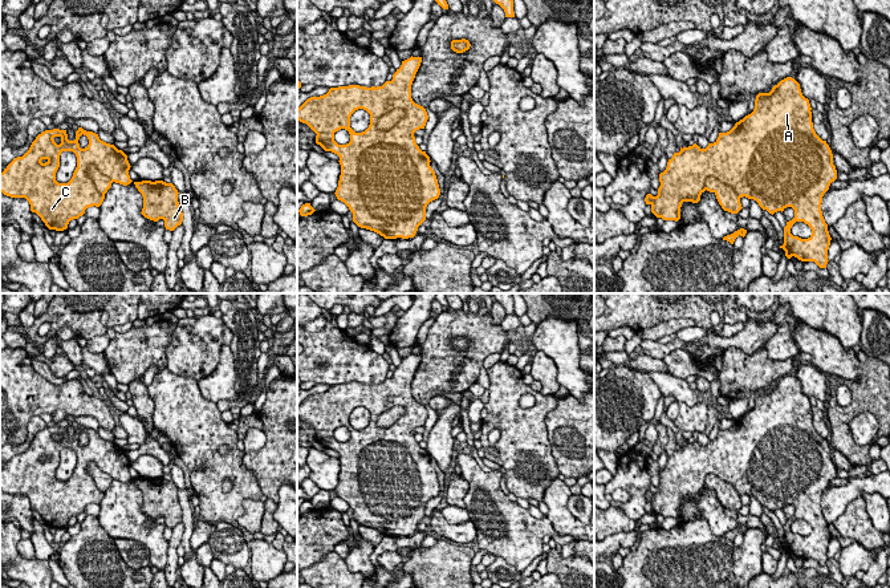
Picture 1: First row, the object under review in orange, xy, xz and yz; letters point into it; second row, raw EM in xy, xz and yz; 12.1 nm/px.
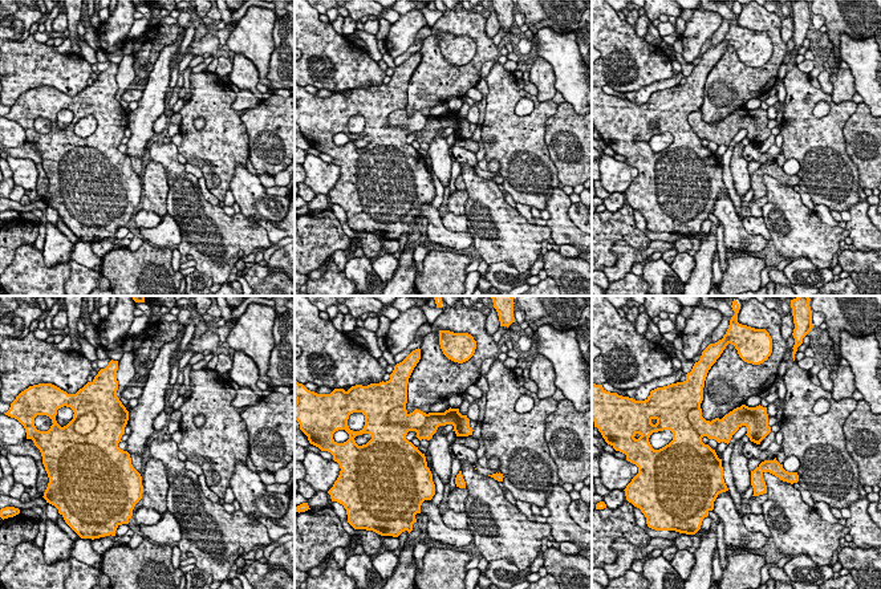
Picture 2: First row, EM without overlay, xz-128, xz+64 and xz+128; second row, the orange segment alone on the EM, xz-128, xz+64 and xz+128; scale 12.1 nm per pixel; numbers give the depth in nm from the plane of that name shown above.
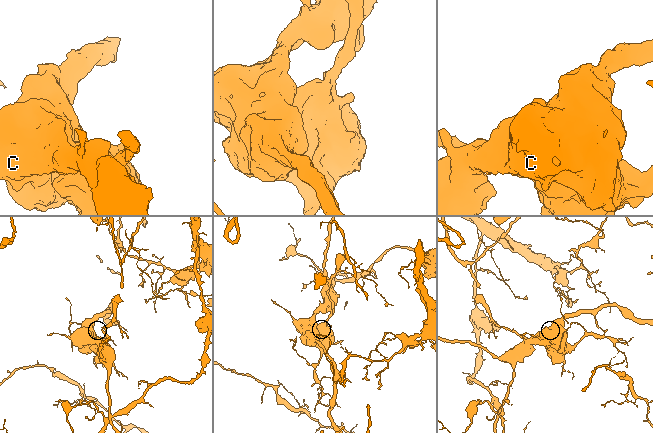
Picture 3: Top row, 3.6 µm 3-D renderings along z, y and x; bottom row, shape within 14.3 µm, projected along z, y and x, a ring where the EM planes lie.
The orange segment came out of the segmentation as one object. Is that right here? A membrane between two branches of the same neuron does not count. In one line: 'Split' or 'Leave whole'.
Leave whole

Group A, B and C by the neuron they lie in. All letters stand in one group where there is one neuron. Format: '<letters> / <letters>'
A B C

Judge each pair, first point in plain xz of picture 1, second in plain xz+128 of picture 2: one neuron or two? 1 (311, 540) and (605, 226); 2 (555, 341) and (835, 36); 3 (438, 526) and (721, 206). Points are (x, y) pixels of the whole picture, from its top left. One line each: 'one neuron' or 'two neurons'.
1: one neuron
2: two neurons
3: one neuron

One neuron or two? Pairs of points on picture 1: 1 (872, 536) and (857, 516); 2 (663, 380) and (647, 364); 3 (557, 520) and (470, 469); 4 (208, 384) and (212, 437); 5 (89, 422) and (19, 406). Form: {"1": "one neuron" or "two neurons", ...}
{"1": "one neuron", "2": "two neurons", "3": "two neurons", "4": "two neurons", "5": "two neurons"}

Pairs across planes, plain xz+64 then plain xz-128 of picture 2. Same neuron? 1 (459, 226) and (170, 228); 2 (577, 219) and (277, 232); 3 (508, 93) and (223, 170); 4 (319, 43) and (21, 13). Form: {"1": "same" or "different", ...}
{"1": "different", "2": "different", "3": "same", "4": "different"}

